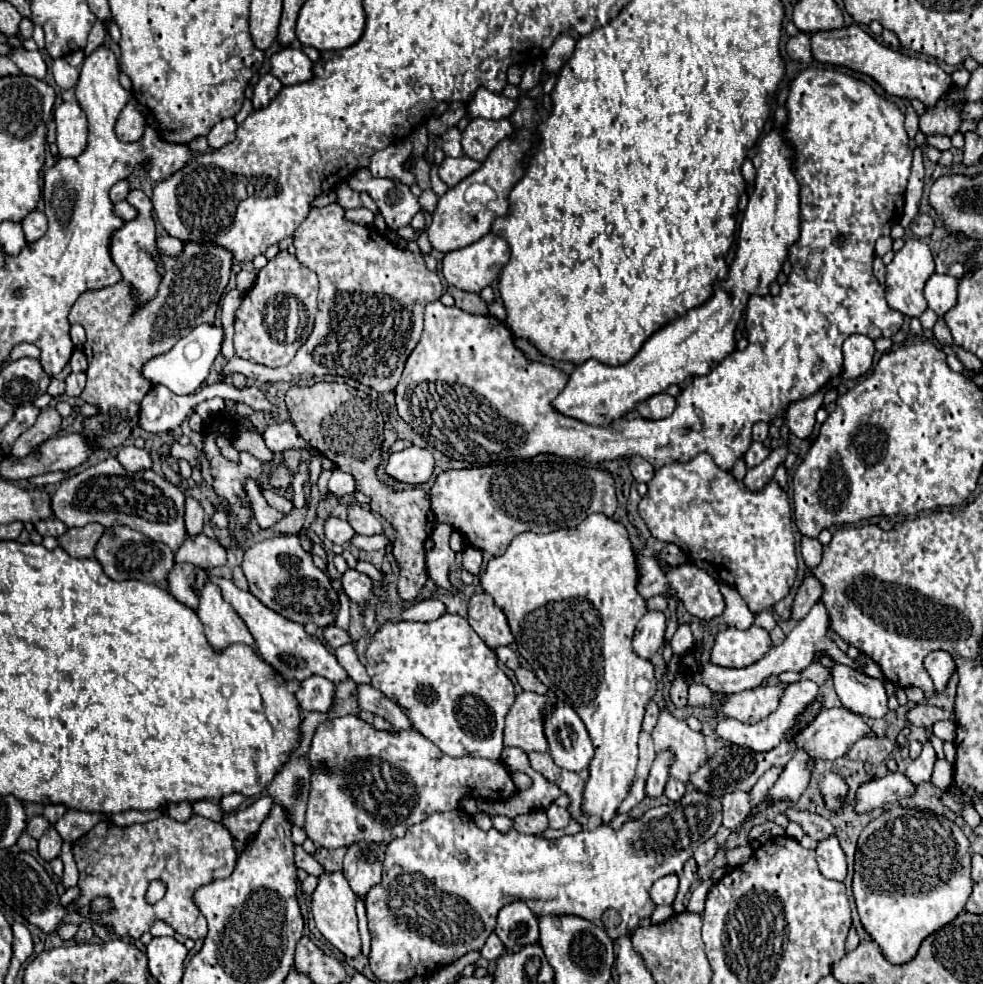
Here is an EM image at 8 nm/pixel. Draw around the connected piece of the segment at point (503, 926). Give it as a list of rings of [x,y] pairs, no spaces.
[[[511,902],[499,910],[495,934],[507,948],[535,944],[539,940],[537,918],[525,902]]]

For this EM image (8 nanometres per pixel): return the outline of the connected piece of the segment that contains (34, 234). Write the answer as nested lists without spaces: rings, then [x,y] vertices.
[[[35,210],[25,216],[21,226],[23,226],[23,234],[25,234],[27,242],[37,242],[37,238],[41,238],[47,232],[47,218],[43,212]]]

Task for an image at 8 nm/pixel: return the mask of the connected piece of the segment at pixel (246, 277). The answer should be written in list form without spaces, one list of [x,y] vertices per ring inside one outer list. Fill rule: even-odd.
[[[241,270],[239,274],[237,274],[237,290],[239,292],[247,292],[251,286],[253,286],[253,282],[255,282],[255,274],[253,272],[247,272],[247,270]]]

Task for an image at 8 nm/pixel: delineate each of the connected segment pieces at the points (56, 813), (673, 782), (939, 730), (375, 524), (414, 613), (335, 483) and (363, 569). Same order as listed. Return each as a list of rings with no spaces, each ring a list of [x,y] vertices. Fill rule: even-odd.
[[[47,804],[47,806],[43,808],[43,816],[45,816],[51,824],[55,824],[65,812],[67,812],[67,808],[65,808],[63,804]]]
[[[669,778],[667,786],[665,786],[665,796],[671,800],[671,802],[677,802],[681,796],[685,794],[685,784],[677,778]]]
[[[942,720],[933,724],[933,734],[937,738],[941,738],[943,742],[947,740],[955,740],[956,737],[956,723],[951,720]]]
[[[349,506],[349,524],[353,526],[353,530],[357,534],[383,534],[383,526],[379,524],[379,520],[375,518],[375,514],[363,506]]]
[[[427,598],[405,608],[401,612],[401,618],[405,618],[405,622],[429,622],[437,620],[441,614],[445,614],[445,604],[439,600]]]
[[[335,468],[331,480],[329,480],[329,494],[333,494],[335,498],[341,498],[345,494],[351,494],[355,490],[355,484],[353,484],[353,476],[341,472],[339,468]]]
[[[357,560],[355,570],[361,572],[361,574],[367,574],[367,576],[373,578],[373,580],[381,580],[381,578],[383,578],[383,574],[381,574],[381,572],[371,564],[371,562],[367,562],[367,560]]]

